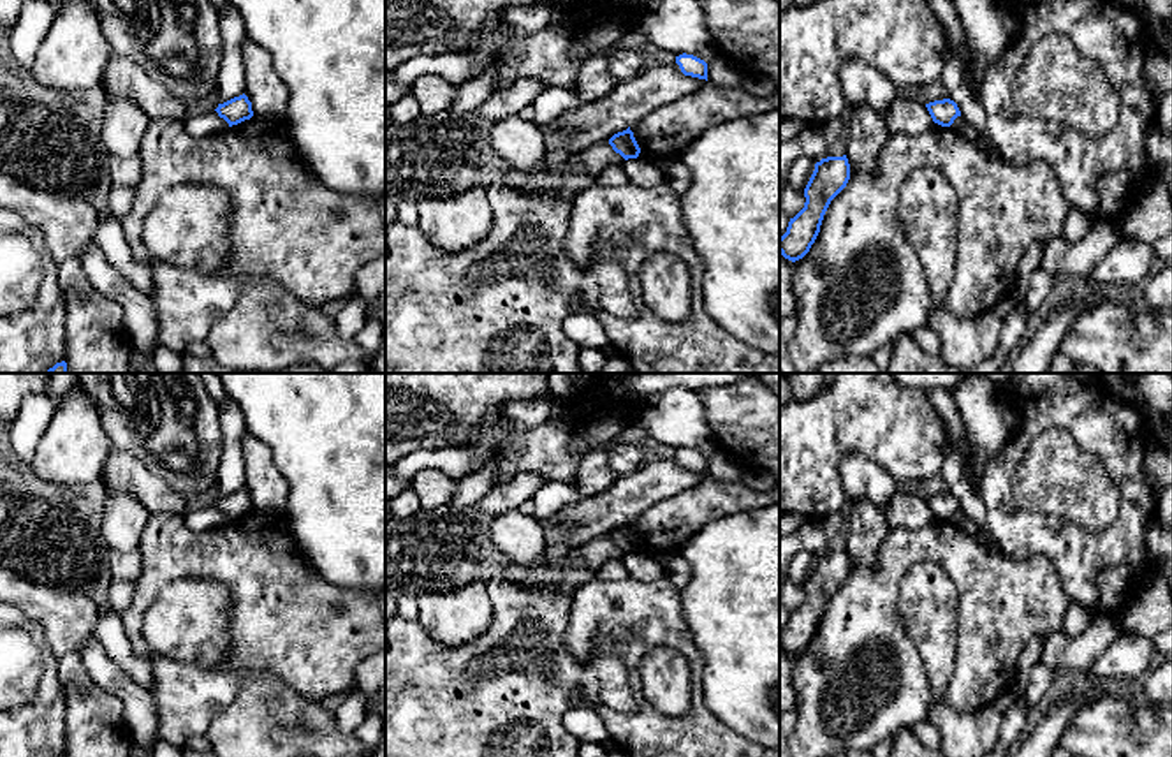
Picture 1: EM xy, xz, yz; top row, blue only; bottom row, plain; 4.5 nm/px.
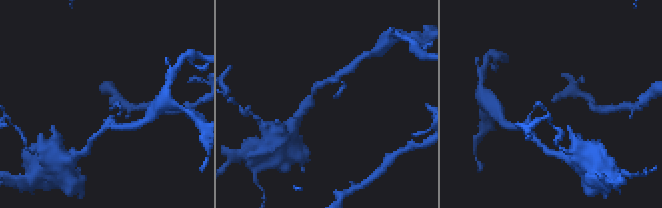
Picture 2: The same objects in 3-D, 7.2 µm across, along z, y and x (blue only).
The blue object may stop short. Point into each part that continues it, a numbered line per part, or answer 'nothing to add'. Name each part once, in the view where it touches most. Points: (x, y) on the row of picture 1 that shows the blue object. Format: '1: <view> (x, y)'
nothing to add

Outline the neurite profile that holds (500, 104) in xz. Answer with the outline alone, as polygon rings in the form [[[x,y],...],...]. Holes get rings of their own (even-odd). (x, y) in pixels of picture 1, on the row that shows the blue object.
[[[523,77],[507,92],[496,90],[475,113],[491,121],[500,121],[507,116],[521,114],[544,90],[538,79]]]

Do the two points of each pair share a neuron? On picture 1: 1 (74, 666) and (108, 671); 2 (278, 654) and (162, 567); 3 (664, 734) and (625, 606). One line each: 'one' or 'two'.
1: two
2: one
3: one

